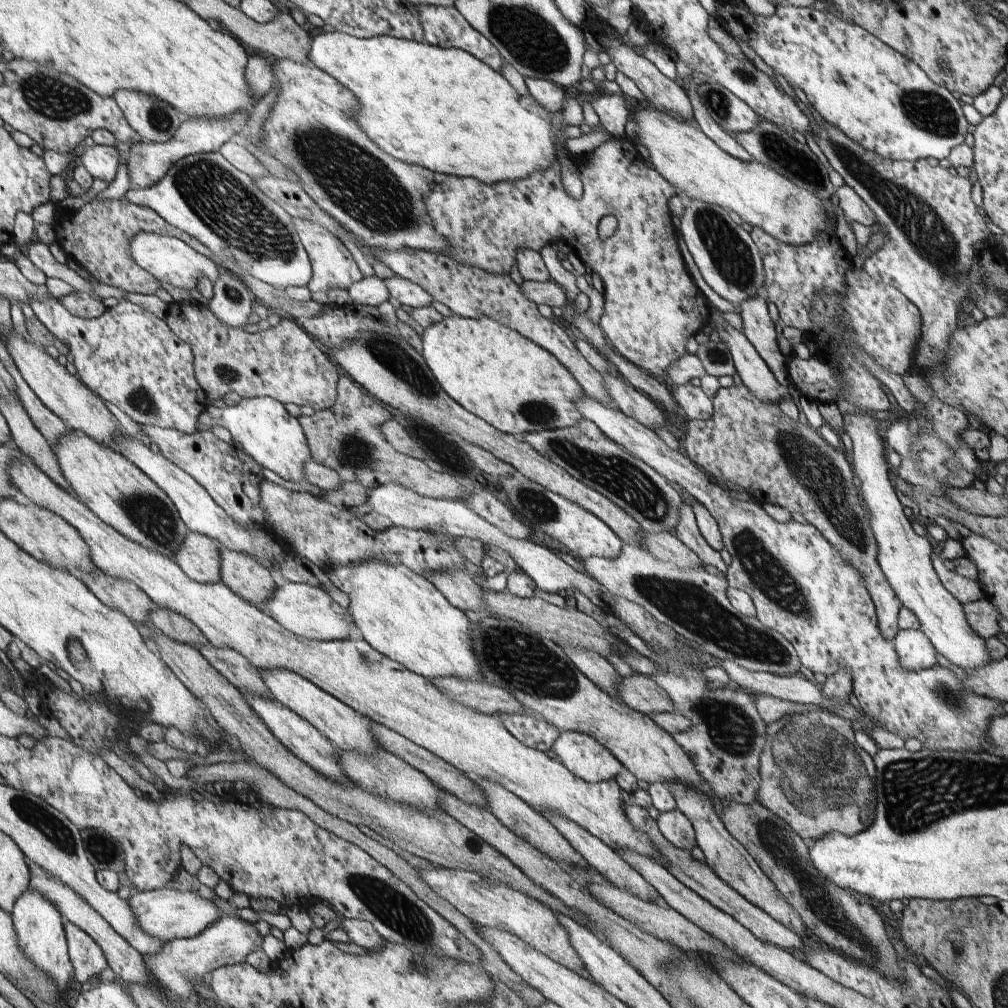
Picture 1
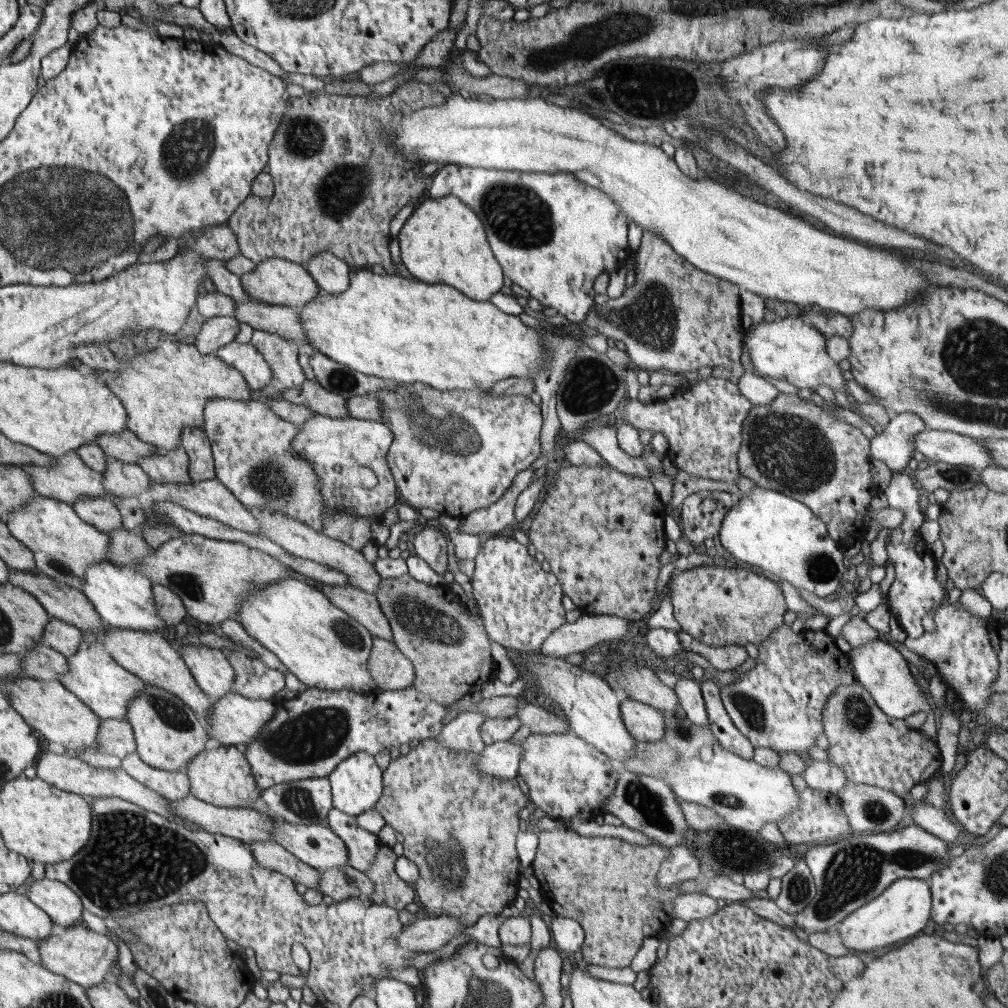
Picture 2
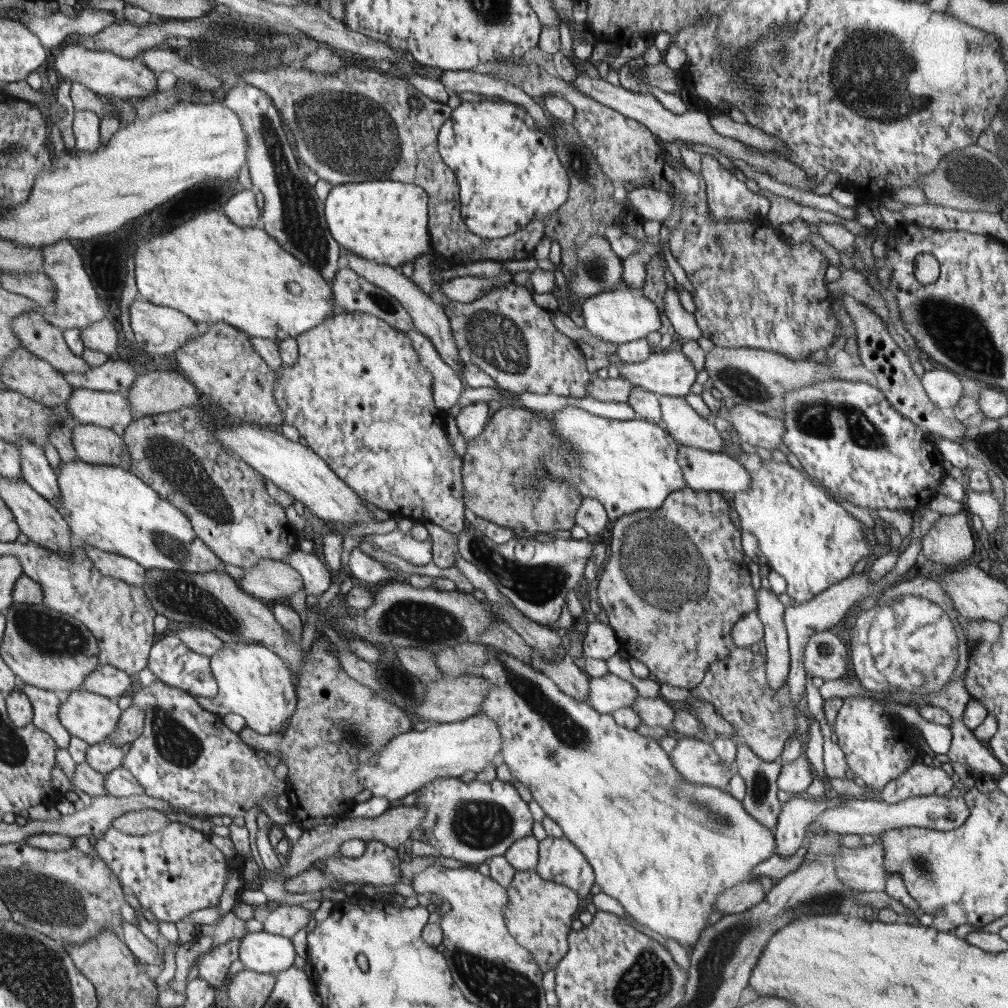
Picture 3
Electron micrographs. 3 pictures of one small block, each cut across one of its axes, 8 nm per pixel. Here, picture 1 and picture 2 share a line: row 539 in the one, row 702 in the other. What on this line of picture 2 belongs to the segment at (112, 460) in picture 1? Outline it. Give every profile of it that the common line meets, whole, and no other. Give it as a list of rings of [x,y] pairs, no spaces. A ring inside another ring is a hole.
[[[145,682],[145,686],[139,688],[139,694],[127,704],[125,720],[131,724],[133,742],[137,744],[135,754],[139,760],[161,770],[187,770],[187,764],[199,752],[203,752],[207,742],[207,730],[203,728],[197,714],[185,706],[181,698],[149,682]]]

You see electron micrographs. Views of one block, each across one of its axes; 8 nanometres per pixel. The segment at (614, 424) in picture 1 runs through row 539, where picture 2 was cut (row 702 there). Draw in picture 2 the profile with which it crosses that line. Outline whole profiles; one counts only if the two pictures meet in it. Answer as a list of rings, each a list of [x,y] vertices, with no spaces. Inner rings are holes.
[[[789,626],[777,628],[757,648],[759,648],[759,656],[755,660],[755,668],[741,674],[735,684],[719,688],[723,708],[725,708],[727,716],[731,718],[733,726],[751,744],[751,748],[769,748],[775,752],[803,754],[809,746],[813,746],[813,738],[823,734],[821,712],[823,712],[825,700],[831,696],[831,692],[837,686],[855,682],[851,658],[849,658],[849,654],[839,652],[833,646],[833,638],[827,636],[825,632],[817,630],[813,634],[809,634],[809,632],[793,634],[789,630]]]

